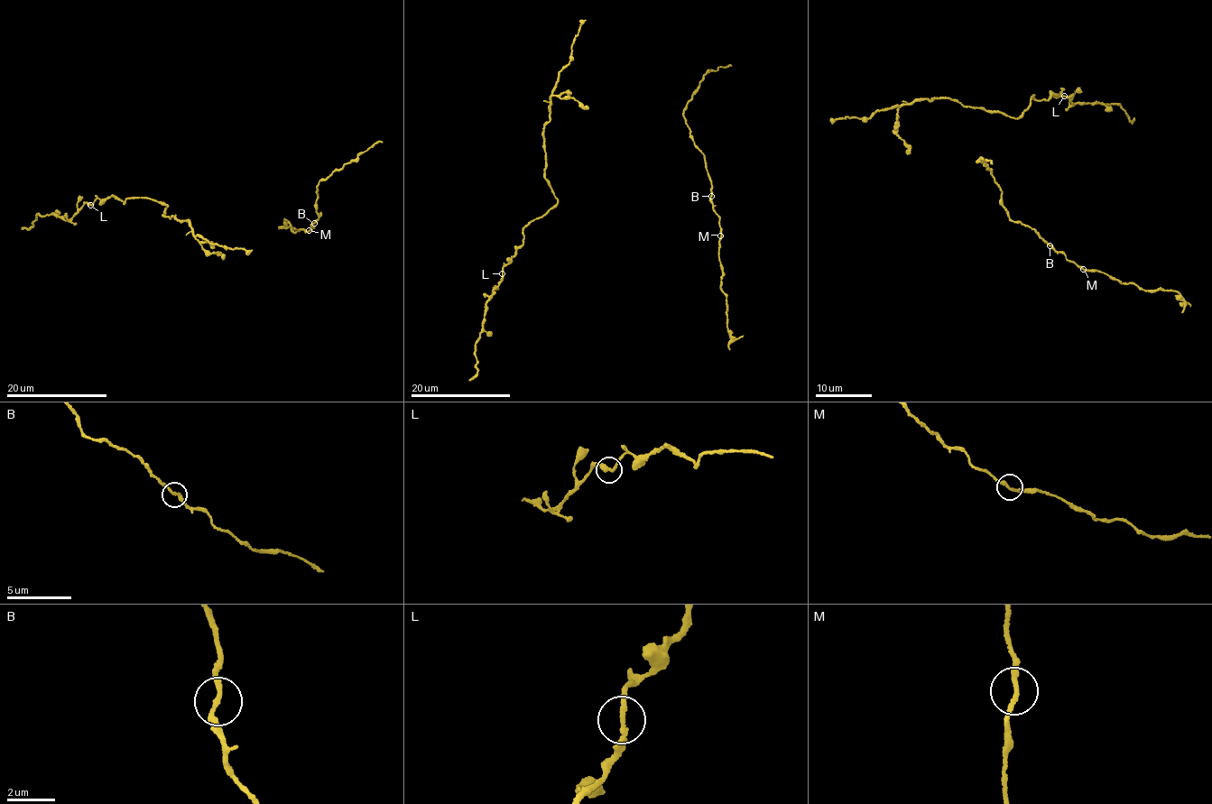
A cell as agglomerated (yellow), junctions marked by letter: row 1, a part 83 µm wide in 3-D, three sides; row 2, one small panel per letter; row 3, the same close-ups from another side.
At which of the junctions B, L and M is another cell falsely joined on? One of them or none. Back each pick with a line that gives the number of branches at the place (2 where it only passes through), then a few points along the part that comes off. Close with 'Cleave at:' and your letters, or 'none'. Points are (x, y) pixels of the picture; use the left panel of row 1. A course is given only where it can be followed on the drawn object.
Cleave at: none

